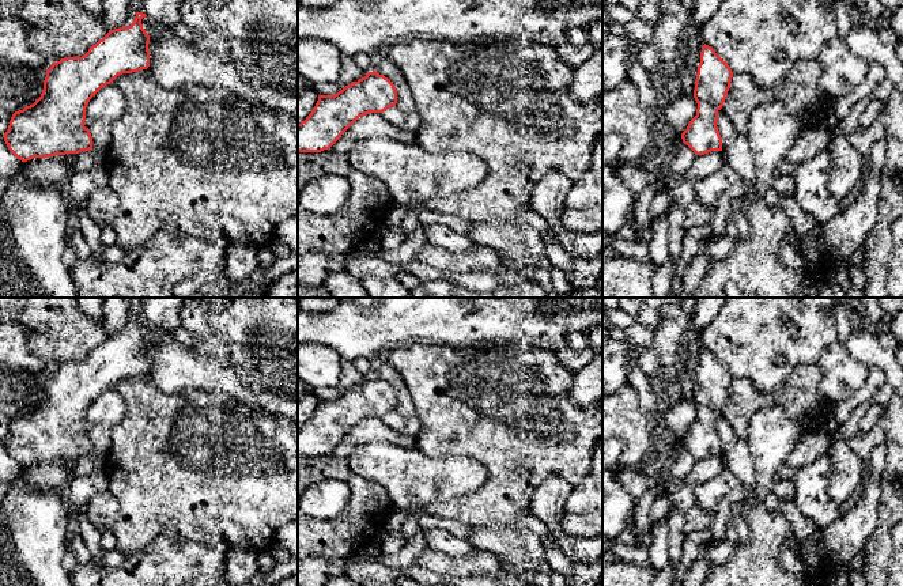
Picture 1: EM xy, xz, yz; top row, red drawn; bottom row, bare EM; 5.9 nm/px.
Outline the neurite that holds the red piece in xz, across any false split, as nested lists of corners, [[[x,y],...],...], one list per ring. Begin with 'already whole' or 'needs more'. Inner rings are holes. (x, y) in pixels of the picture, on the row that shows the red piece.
already whole; [[[375,71],[335,95],[318,95],[313,111],[298,124],[298,152],[329,150],[359,117],[384,113],[396,103],[394,84]]]

